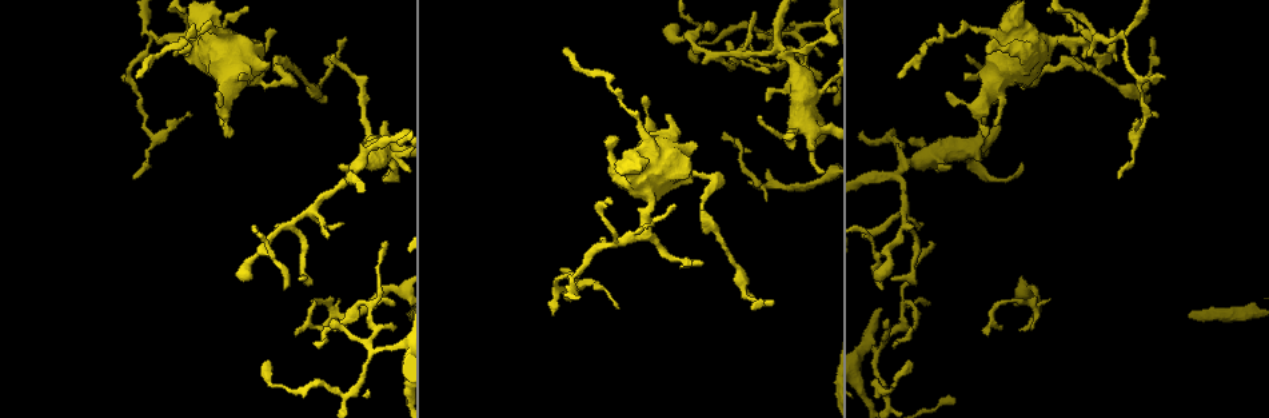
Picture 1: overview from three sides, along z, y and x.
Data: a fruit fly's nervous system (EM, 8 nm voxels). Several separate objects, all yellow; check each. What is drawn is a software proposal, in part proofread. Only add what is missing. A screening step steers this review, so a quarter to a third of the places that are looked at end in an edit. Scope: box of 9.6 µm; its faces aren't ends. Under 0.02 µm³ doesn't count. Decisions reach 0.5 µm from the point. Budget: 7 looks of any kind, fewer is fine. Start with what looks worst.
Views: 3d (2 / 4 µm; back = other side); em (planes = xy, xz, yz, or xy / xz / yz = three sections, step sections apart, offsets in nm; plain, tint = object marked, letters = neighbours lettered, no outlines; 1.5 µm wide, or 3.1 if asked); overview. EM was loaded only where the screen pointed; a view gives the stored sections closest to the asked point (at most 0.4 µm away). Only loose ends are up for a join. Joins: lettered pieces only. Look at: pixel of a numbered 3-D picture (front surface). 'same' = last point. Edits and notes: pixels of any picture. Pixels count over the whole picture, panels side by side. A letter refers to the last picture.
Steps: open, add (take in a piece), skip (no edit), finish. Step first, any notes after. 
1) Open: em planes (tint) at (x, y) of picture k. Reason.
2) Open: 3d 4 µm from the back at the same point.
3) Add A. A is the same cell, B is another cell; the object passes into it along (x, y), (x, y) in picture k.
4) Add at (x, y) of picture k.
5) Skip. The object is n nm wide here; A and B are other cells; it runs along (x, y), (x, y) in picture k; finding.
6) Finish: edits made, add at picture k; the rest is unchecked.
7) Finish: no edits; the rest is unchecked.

Open: 3d 4 µm at (769, 168) of picture 1. An open end.

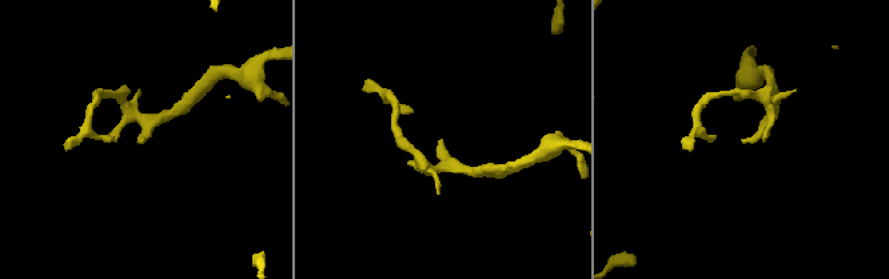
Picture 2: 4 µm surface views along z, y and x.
Open: em planes (tint) at (141, 141) of picture 2. The arms are 160, 160 nm wide; shape alone is not enough.

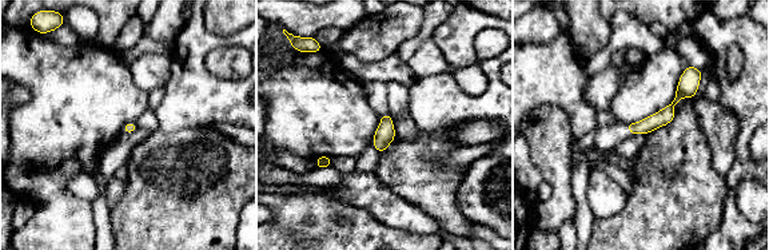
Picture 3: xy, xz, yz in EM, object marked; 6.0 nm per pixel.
Open: em planes (letters) at the same point. What lies round it.

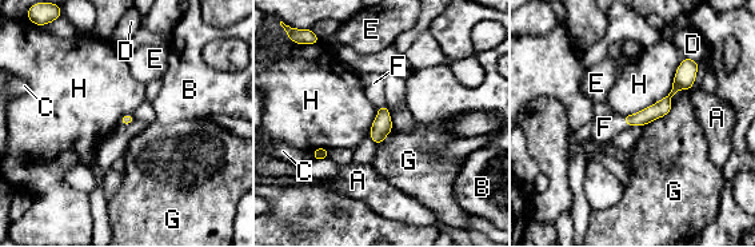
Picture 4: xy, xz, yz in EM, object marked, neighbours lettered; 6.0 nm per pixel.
Add F. The longest contact is with H, 500 nm; F is the same cell, A, B, C, D, E, G and H are other cells; the object passes into it along (660, 108), (624, 120), (604, 127) in picture 4; it goes on there.

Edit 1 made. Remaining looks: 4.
Open: em planes (letters) at (1114, 31) of picture 1. Tapers out.

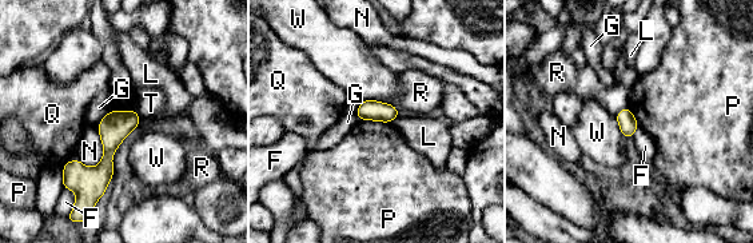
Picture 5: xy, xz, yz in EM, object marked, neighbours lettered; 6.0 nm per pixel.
Skip. F, G, L, N, P, Q, R, T and W are other cells; it runs along (131, 114), (111, 135), (92, 194) in picture 5; none of them fits.

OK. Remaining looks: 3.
Open: 3d 2 µm at (1024, 164) of picture 1. Thin end.

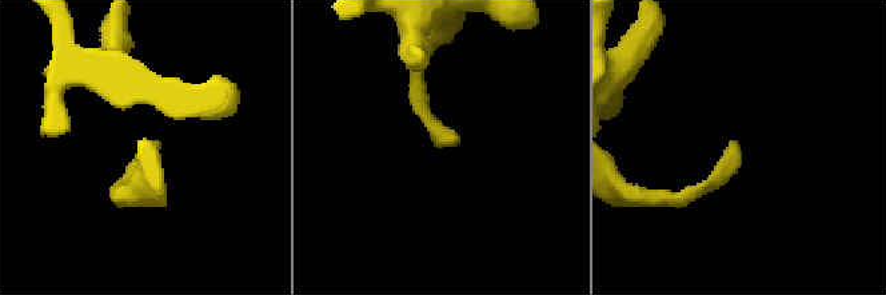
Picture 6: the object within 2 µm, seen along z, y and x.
Open: em planes (tint) at (734, 146) of picture 6.

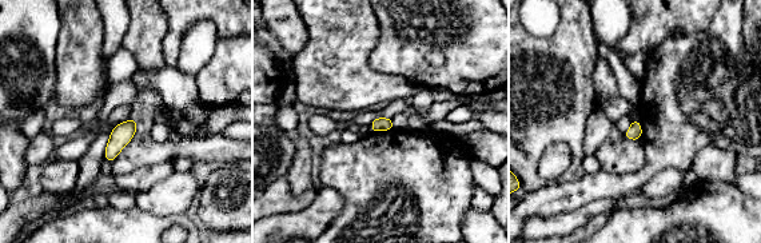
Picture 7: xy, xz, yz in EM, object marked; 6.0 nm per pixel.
Open: em planes (letters) at the same point.

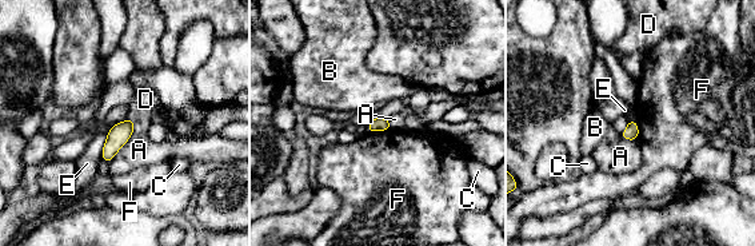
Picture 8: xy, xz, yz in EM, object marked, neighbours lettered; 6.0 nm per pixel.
Skip. A, B, C, D, E and F are other cells; a border runs along (390, 127), (370, 133) in picture 8; none of them fits.

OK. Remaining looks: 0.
Finish: edits made, add at picture 4; the rest is unchecked.

